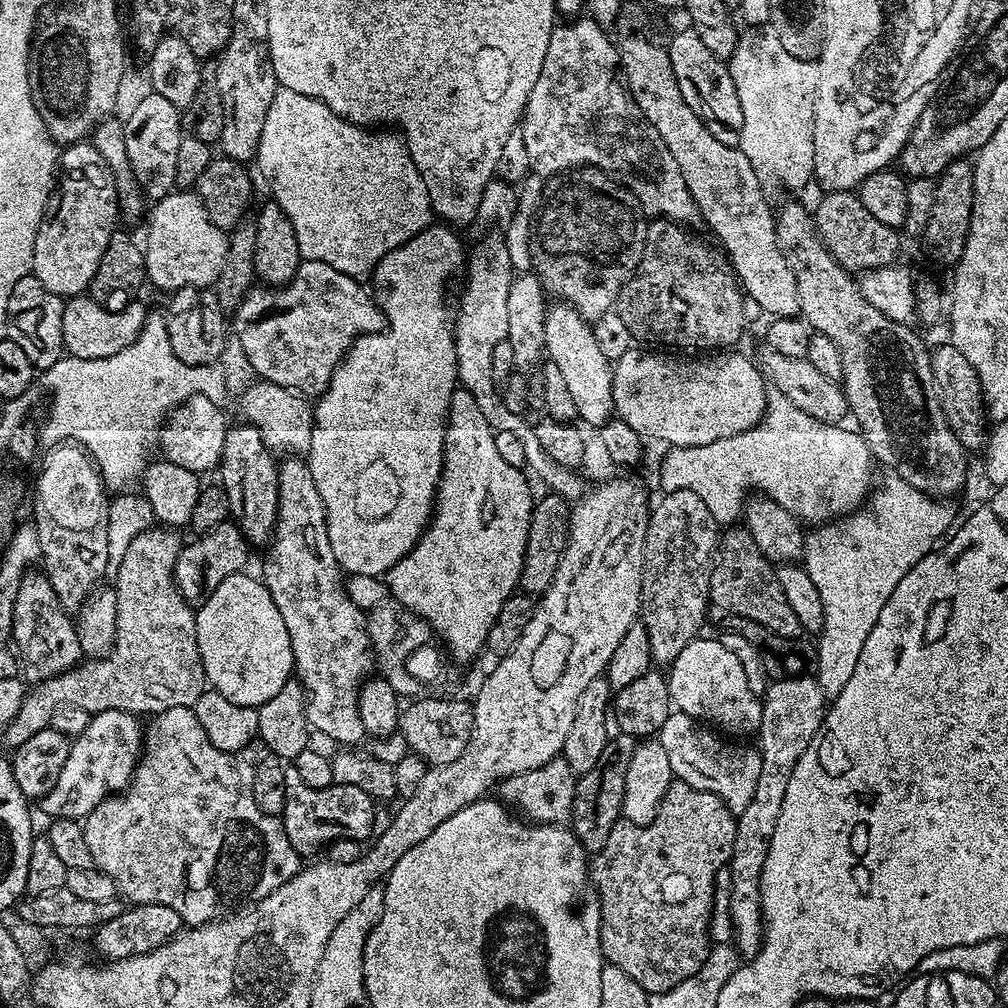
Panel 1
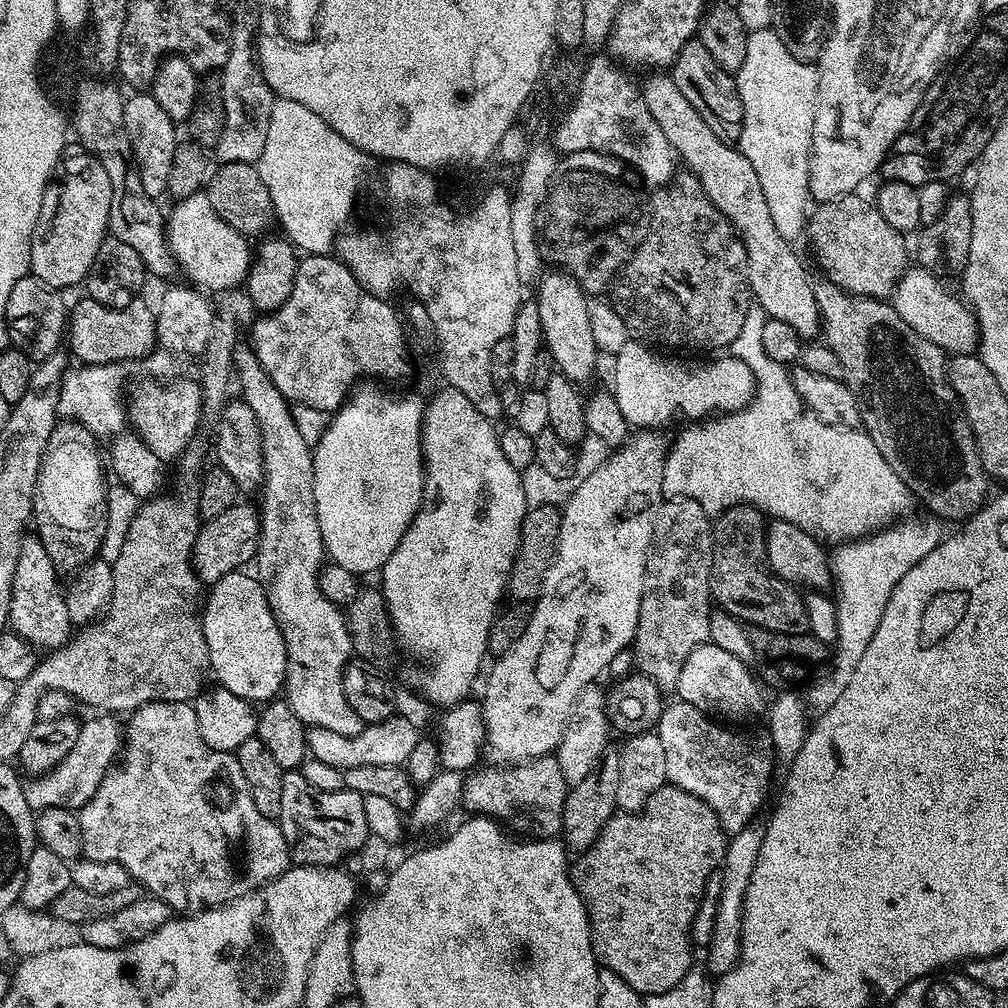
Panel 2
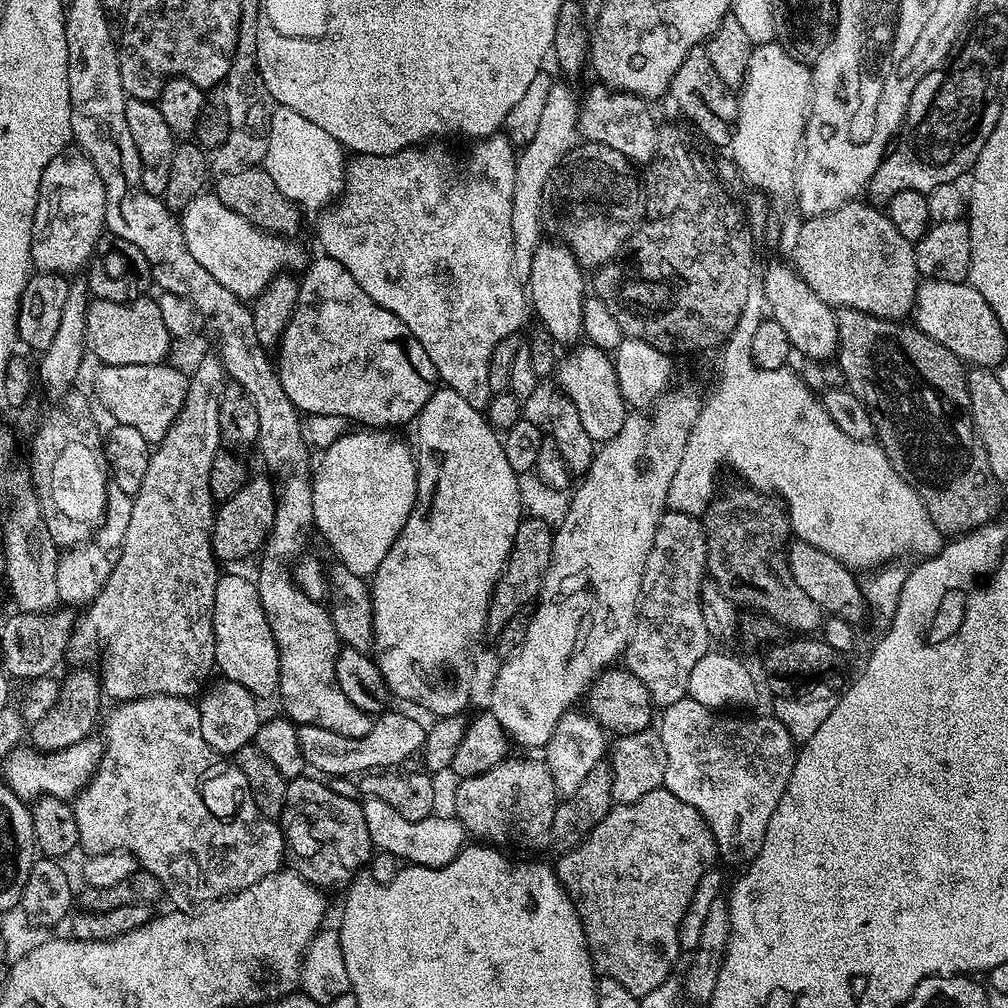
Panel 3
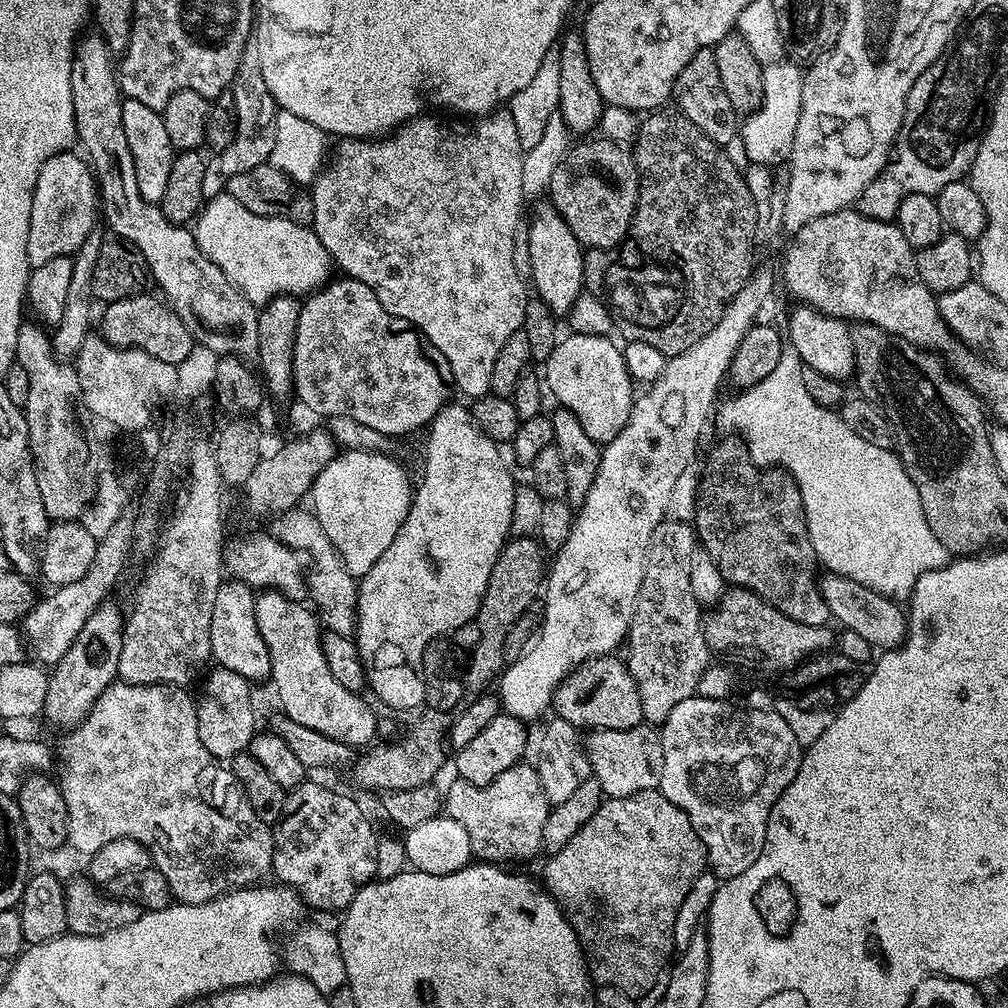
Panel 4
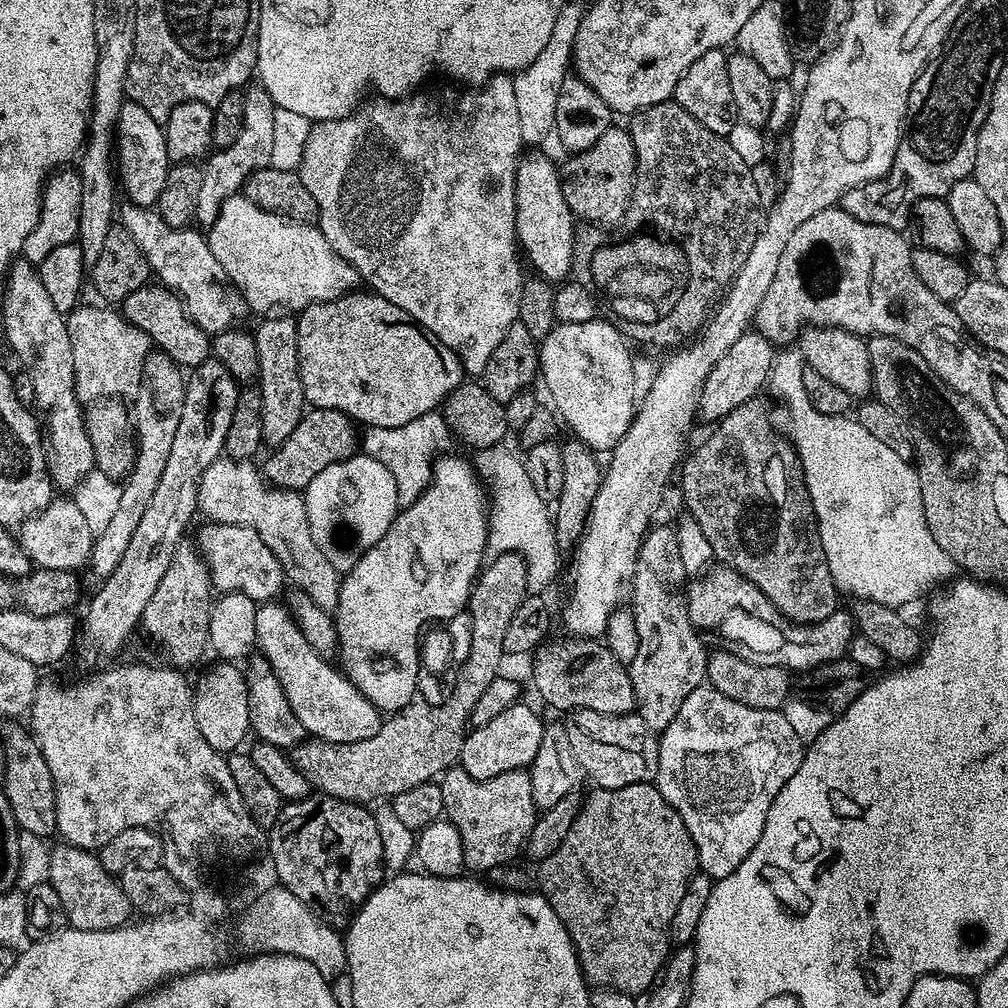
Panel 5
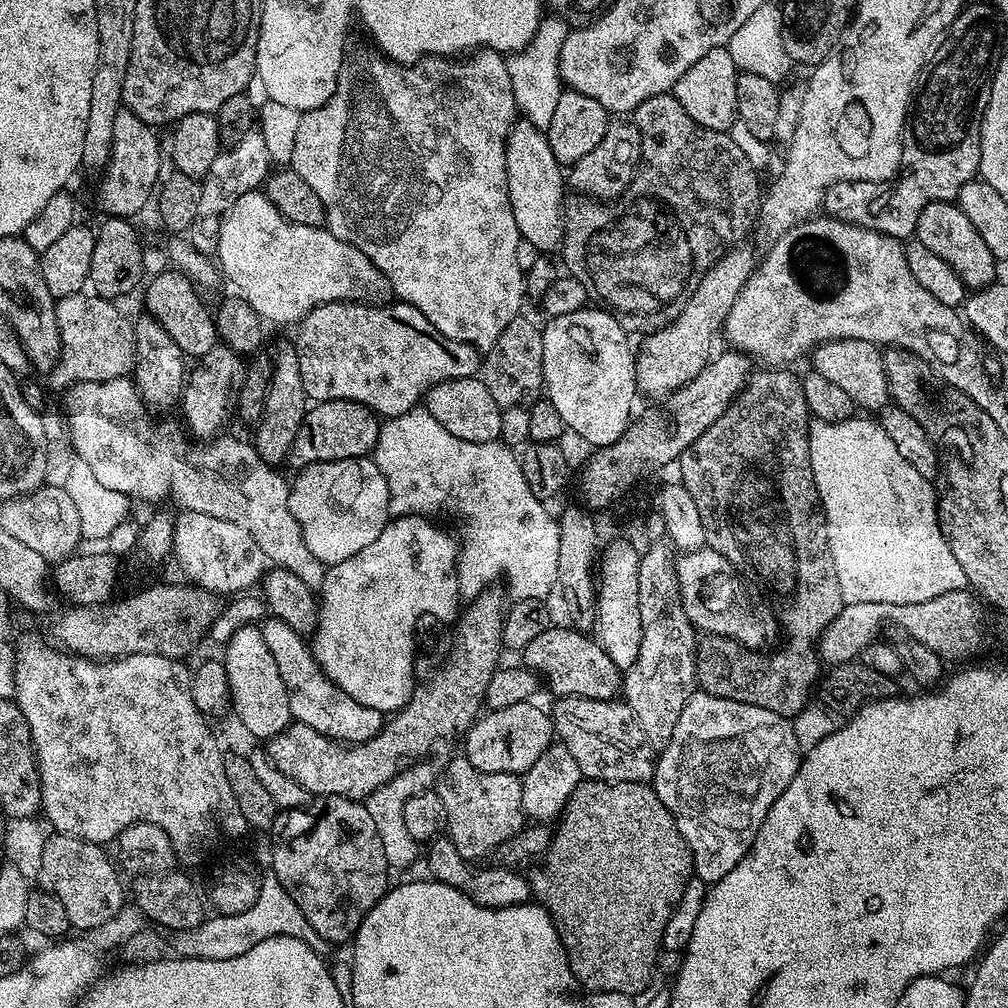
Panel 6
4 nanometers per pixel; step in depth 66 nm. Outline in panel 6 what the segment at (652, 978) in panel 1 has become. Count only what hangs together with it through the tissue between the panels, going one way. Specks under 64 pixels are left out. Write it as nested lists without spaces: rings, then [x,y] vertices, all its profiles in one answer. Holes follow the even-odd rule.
[[[584,778],[558,817],[548,853],[531,869],[530,892],[535,903],[550,914],[581,989],[588,994],[617,992],[636,998],[652,980],[666,922],[670,922],[670,914],[674,914],[682,890],[693,876],[692,851],[651,783],[610,784]]]

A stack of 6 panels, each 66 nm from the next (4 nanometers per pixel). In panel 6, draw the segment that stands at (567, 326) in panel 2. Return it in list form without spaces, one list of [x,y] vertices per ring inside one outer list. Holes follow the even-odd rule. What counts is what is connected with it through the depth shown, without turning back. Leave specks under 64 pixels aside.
[[[525,118],[517,119],[508,131],[508,193],[516,215],[521,241],[534,250],[555,249],[564,238],[564,205],[566,203],[566,172],[556,163],[547,135],[533,128]]]

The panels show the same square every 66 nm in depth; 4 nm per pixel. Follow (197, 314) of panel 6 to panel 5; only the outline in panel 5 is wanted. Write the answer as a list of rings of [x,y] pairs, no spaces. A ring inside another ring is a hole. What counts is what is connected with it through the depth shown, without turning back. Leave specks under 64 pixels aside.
[[[152,282],[143,288],[134,290],[134,294],[130,294],[122,301],[122,315],[135,328],[145,332],[149,341],[165,356],[171,358],[175,364],[191,370],[203,360],[209,359],[209,333],[203,332],[188,316],[183,300],[175,292],[159,283]]]

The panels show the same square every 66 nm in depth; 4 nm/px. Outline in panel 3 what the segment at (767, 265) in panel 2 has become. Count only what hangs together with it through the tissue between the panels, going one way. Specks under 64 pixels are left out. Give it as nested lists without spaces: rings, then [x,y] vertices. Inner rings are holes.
[[[791,263],[772,264],[765,270],[764,296],[767,311],[768,308],[772,311],[769,312],[771,319],[776,320],[782,330],[786,330],[786,338],[790,338],[793,349],[799,355],[801,352],[804,360],[832,360],[837,355],[840,347],[837,309],[822,302],[822,298],[818,298],[818,294],[810,290],[810,286],[806,286],[806,282],[797,274]]]

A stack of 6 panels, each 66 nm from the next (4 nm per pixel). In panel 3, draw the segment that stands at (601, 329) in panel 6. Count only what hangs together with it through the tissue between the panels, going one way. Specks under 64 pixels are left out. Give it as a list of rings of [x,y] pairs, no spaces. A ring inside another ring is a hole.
[[[587,342],[573,347],[569,352],[572,353],[566,358],[564,356],[555,369],[554,380],[560,383],[559,391],[568,396],[570,402],[574,402],[586,434],[590,434],[592,440],[603,442],[614,438],[614,434],[622,430],[622,422],[630,409],[625,404],[622,390],[618,386],[618,374],[613,357],[603,348],[596,348]]]

